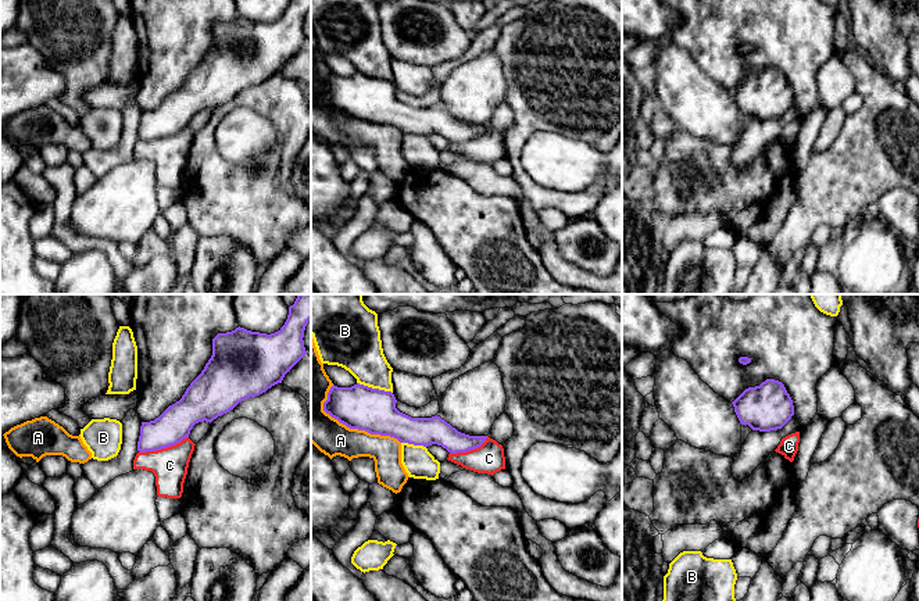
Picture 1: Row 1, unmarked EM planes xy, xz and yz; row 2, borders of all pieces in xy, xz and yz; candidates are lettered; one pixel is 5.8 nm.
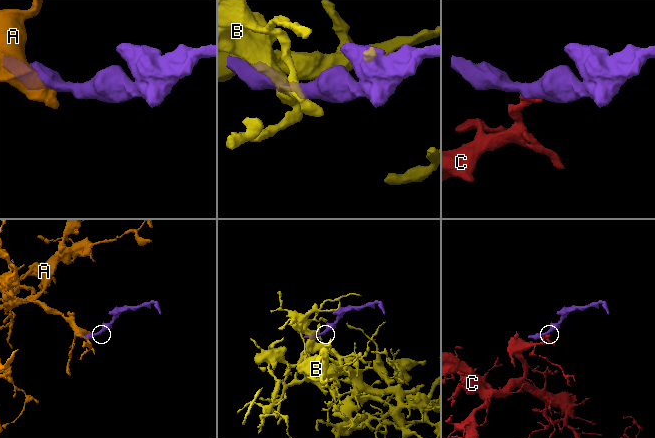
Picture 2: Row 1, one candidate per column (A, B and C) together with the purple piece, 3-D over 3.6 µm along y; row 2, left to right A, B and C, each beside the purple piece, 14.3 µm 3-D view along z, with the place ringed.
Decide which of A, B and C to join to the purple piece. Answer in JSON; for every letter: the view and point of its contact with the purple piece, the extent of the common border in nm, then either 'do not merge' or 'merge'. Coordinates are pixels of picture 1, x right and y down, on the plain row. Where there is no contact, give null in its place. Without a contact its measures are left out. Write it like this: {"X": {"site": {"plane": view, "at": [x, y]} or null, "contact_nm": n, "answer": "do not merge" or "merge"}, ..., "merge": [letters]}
{"A": {"site": {"plane": "xz", "at": [351, 117]}, "contact_nm": 550, "answer": "do not merge"}, "B": {"site": {"plane": "xz", "at": [375, 78]}, "contact_nm": 220, "answer": "do not merge"}, "C": {"site": {"plane": "xy", "at": [163, 136]}, "contact_nm": 300, "answer": "do not merge"}, "merge": []}

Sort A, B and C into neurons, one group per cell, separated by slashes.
A / B / C

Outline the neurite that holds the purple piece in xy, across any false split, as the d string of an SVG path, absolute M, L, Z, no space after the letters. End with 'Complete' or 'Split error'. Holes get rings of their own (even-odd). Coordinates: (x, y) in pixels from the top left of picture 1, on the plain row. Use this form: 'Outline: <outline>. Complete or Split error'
Outline: M289 0L285 14L271 24L240 15L232 21L218 22L212 28L211 47L182 87L154 110L142 111L137 140L157 140L175 135L189 126L196 112L204 110L211 112L243 89L260 85L282 72L285 64L307 43L303 26L310 8L311 0Z. Complete

